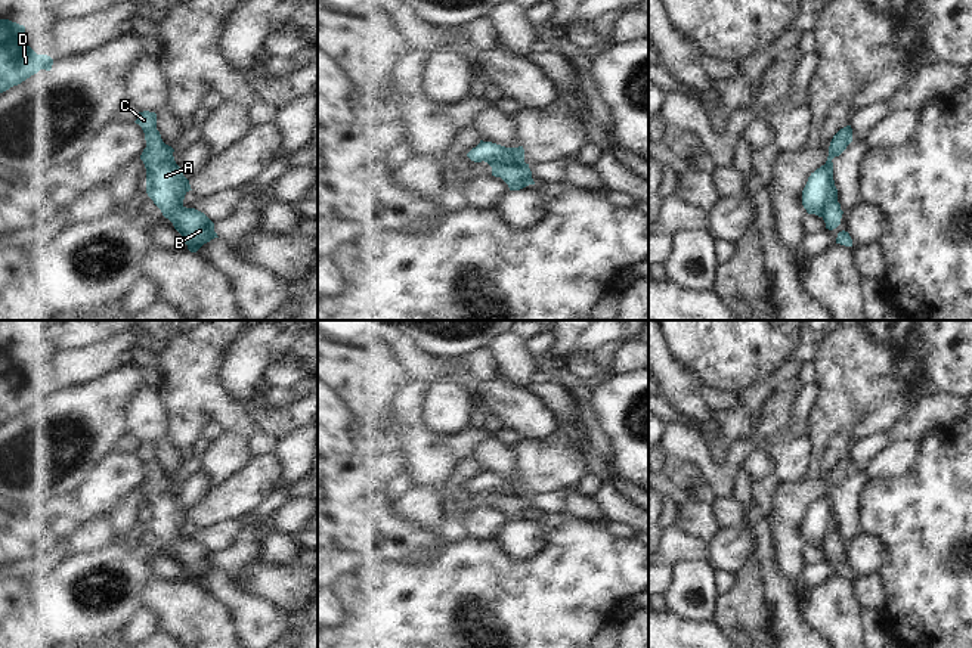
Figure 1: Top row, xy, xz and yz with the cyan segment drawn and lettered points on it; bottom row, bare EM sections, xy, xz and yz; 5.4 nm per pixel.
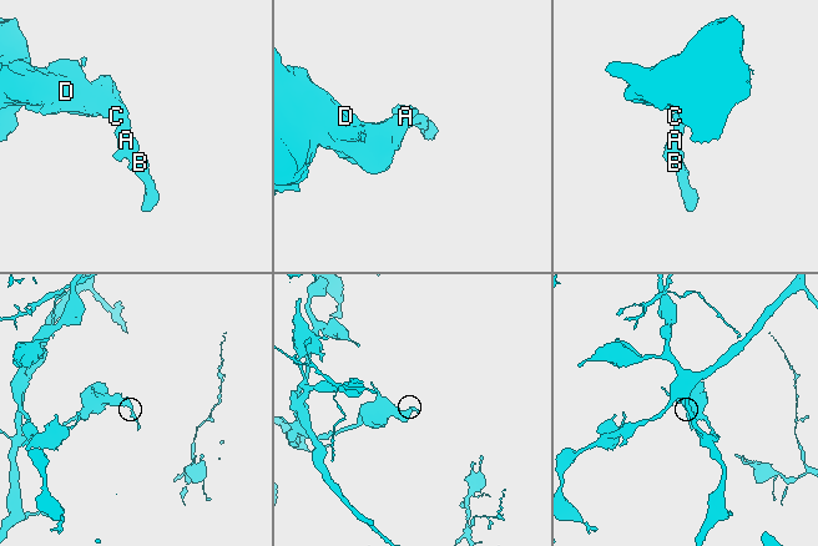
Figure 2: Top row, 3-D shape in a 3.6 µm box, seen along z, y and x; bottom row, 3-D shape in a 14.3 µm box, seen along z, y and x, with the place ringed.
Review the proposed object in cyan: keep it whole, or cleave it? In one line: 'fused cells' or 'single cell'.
single cell

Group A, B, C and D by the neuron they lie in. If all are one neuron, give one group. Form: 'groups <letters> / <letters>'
groups A B C D

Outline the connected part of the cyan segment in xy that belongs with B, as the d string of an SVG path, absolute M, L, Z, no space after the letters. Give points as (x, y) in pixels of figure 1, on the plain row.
M143 441L137 450L145 463L146 478L140 490L146 499L146 524L183 567L191 583L219 568L214 554L201 542L183 536L185 525L192 521L189 511L176 494L174 480L165 475L157 461L157 444Z

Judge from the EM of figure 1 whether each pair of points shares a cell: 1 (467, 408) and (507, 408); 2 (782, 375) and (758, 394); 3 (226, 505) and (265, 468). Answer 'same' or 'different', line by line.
1: different
2: same
3: same

